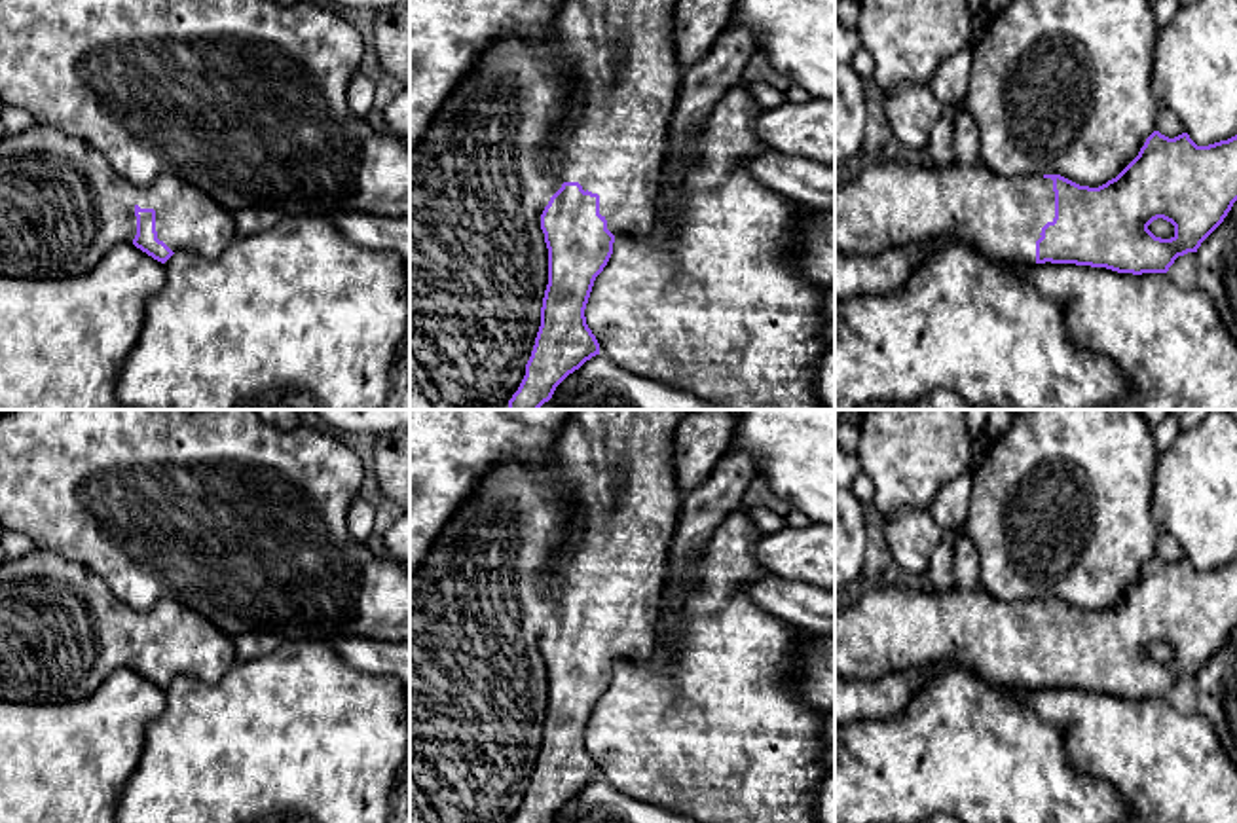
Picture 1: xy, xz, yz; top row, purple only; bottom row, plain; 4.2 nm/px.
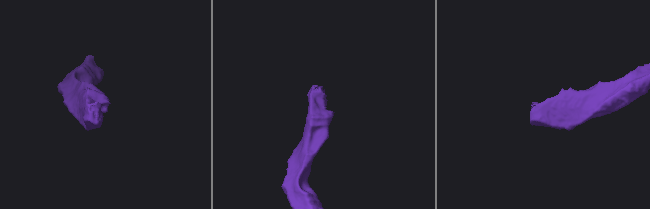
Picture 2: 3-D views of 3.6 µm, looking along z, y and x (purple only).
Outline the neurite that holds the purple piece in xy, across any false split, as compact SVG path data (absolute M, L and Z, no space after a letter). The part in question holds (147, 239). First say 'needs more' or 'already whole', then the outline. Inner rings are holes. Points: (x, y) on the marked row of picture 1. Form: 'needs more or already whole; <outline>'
needs more; M44 123L0 140L0 275L36 281L78 277L95 269L121 243L133 243L161 264L178 250L214 260L235 237L233 212L173 173L137 188L97 148Z

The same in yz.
needs more; M1154 131L1146 138L1138 155L1116 178L1108 180L1099 188L1080 186L1061 174L1004 176L990 171L981 159L975 163L951 161L945 167L933 165L930 161L895 163L882 159L875 165L865 167L854 180L848 180L835 188L835 250L848 252L854 256L877 256L878 252L888 248L909 247L933 239L960 239L998 260L1011 260L1021 264L1045 264L1045 262L1076 264L1076 265L1106 267L1117 273L1133 273L1133 275L1167 273L1178 256L1184 256L1188 252L1197 252L1201 243L1224 222L1235 201L1237 201L1237 135L1209 146L1197 146L1188 133L1169 138L1159 131ZM1157 218L1163 218L1174 226L1174 235L1171 239L1155 237L1148 229L1148 226Z

